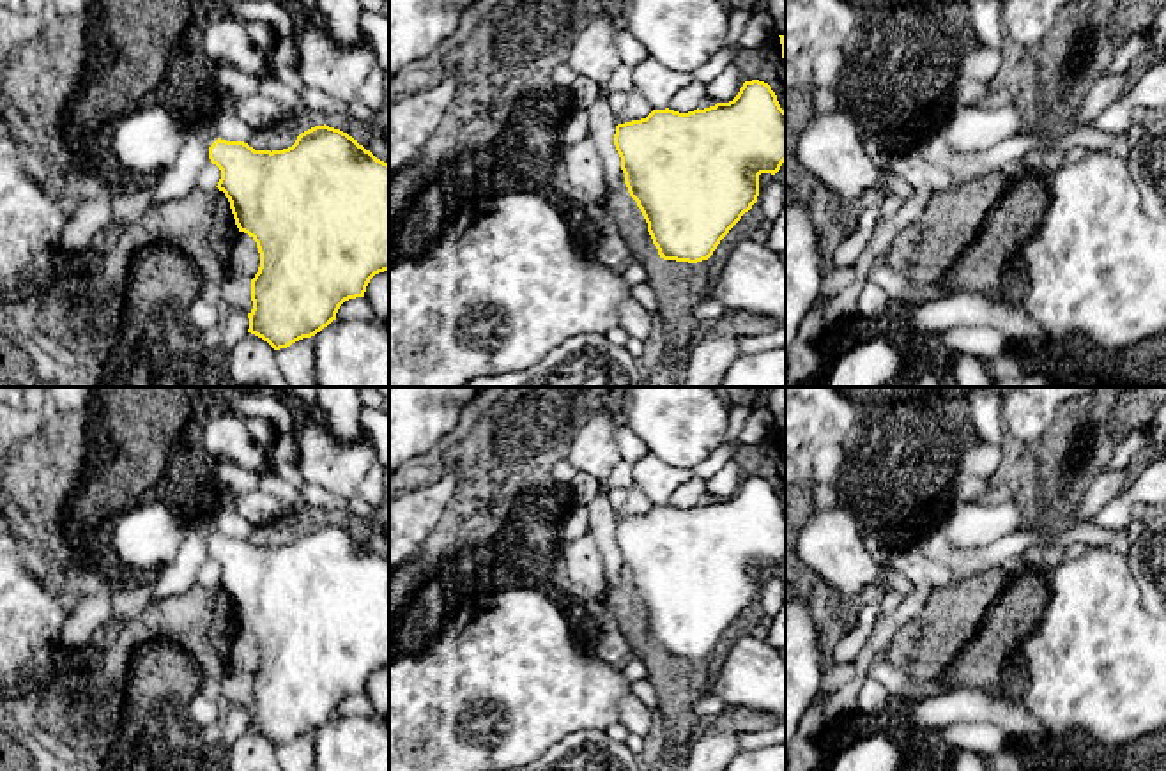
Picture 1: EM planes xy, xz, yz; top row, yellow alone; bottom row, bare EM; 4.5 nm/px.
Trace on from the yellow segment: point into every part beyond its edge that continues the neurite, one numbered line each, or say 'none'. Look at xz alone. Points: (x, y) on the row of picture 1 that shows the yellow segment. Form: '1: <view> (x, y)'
none

